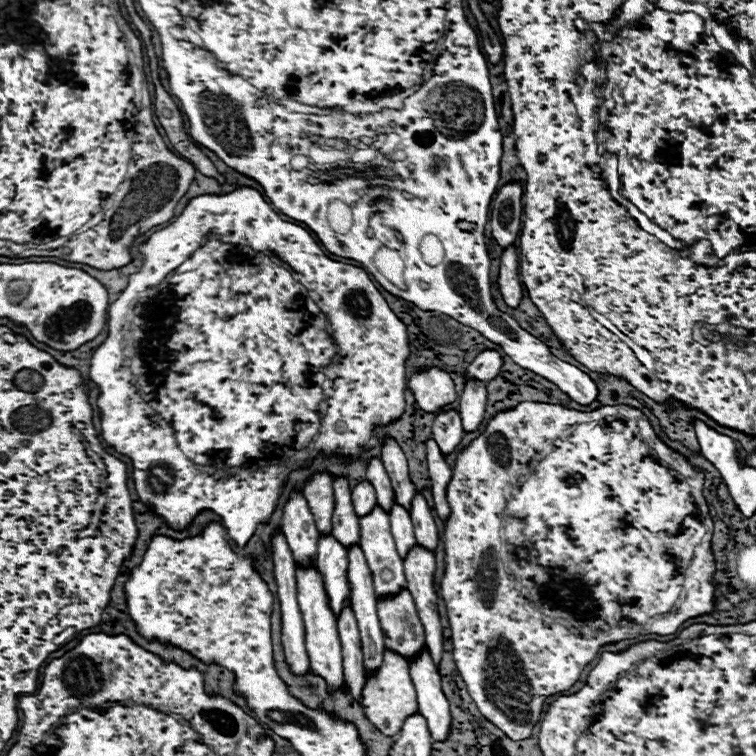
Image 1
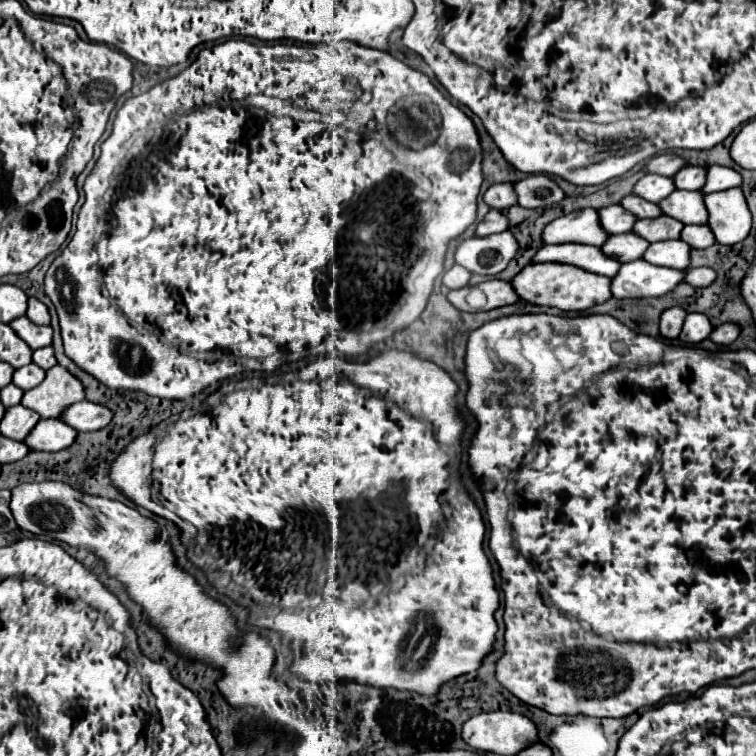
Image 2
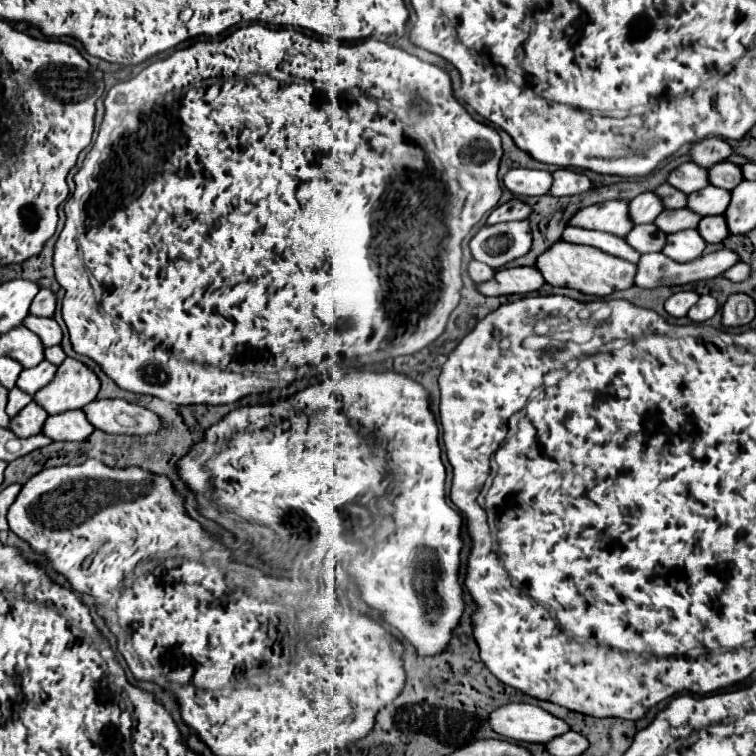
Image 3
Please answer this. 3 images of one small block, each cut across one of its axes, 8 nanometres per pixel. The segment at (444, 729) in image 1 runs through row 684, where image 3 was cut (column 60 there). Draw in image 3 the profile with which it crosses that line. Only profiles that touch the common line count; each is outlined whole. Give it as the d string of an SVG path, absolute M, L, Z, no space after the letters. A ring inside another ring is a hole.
M70 410L64 414L48 416L42 428L42 434L50 440L66 440L66 442L80 442L92 434L92 424L88 424L82 410Z

